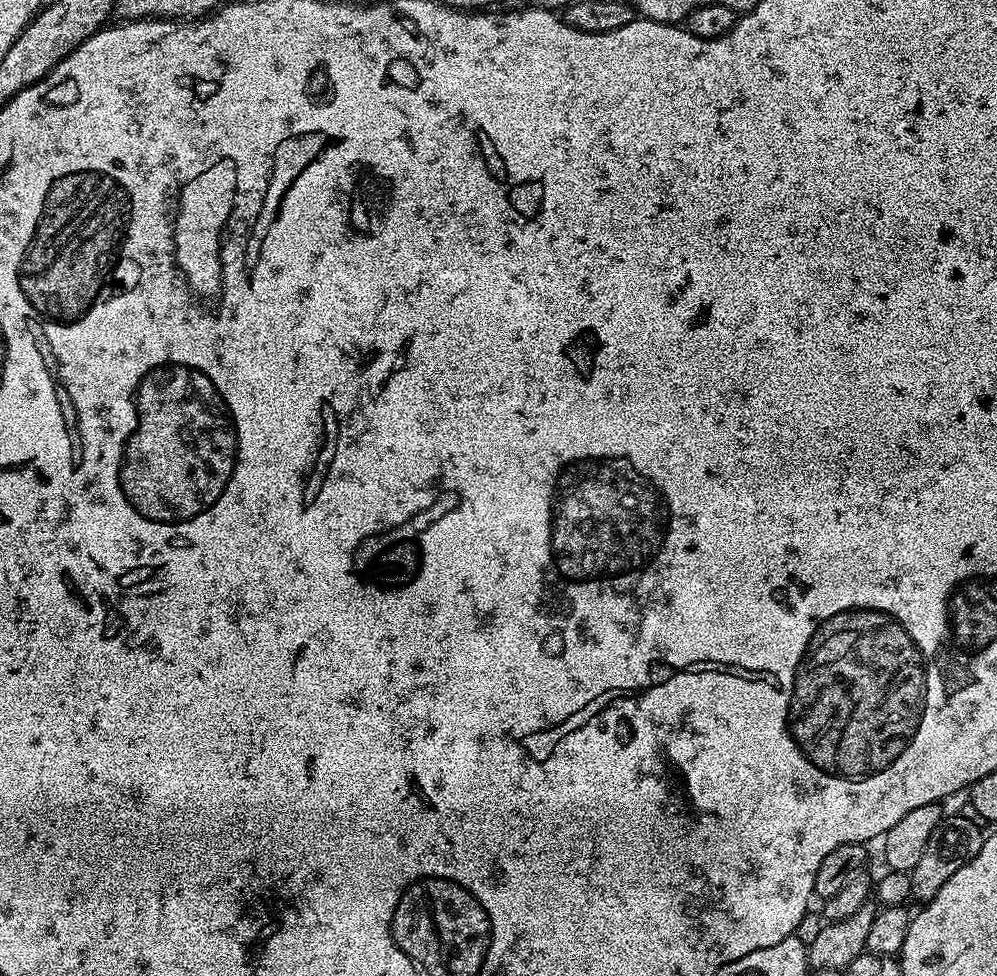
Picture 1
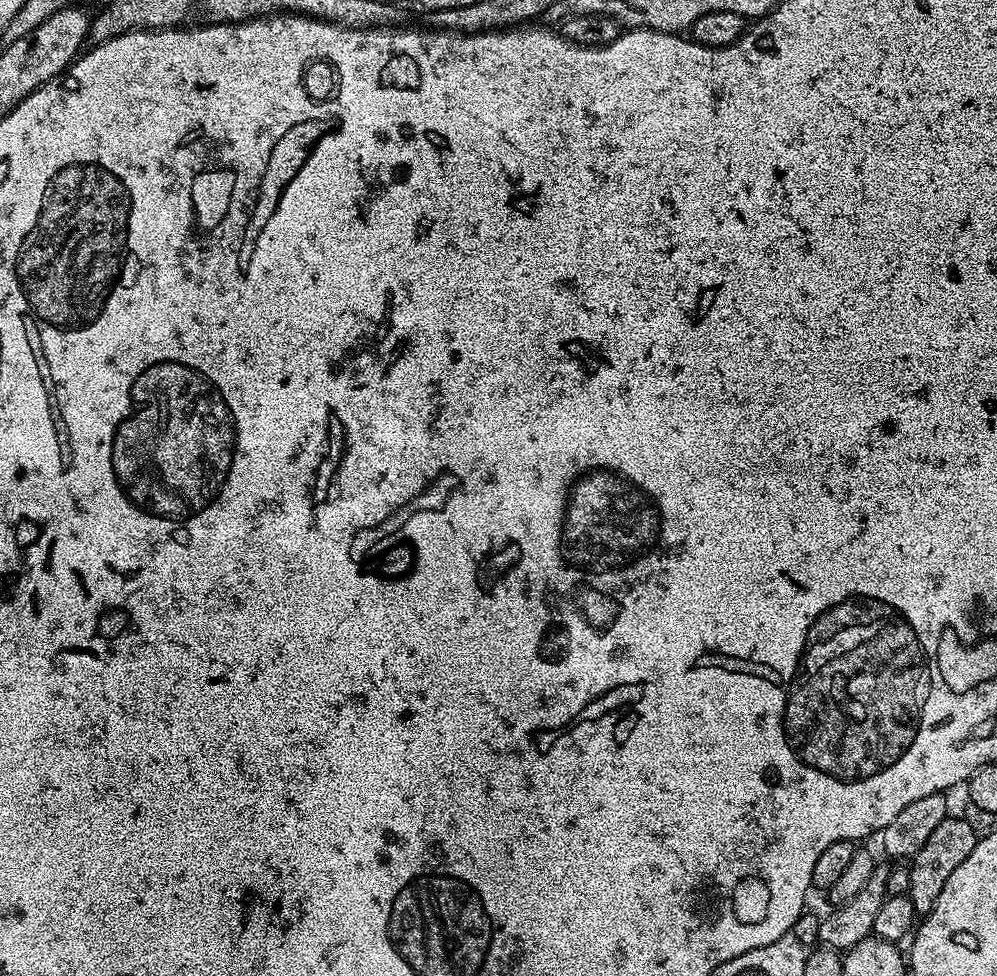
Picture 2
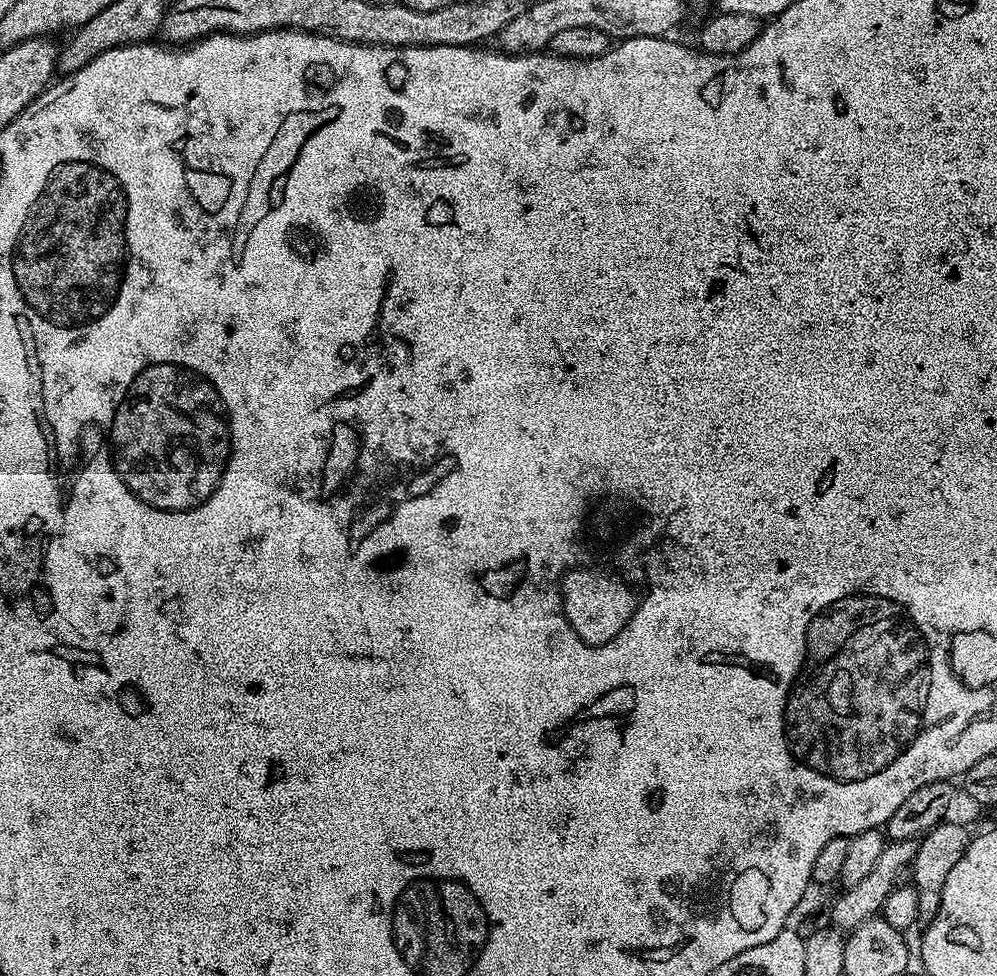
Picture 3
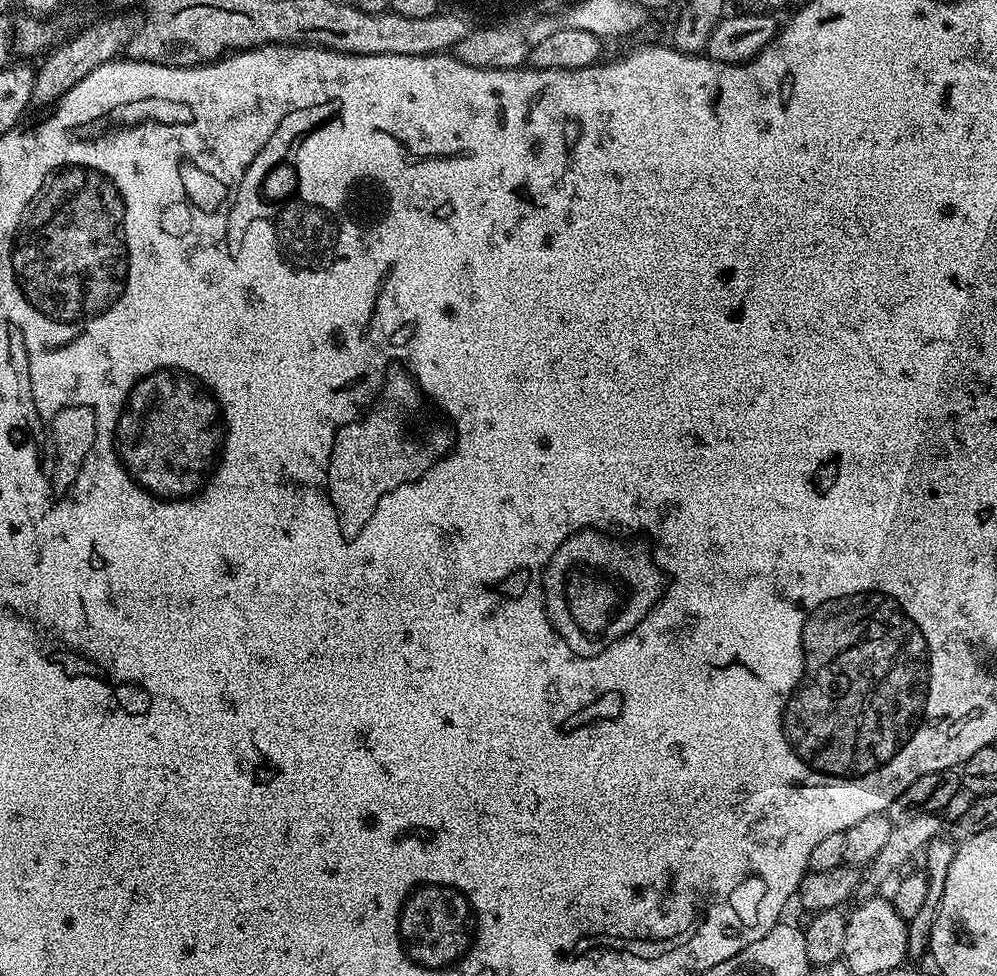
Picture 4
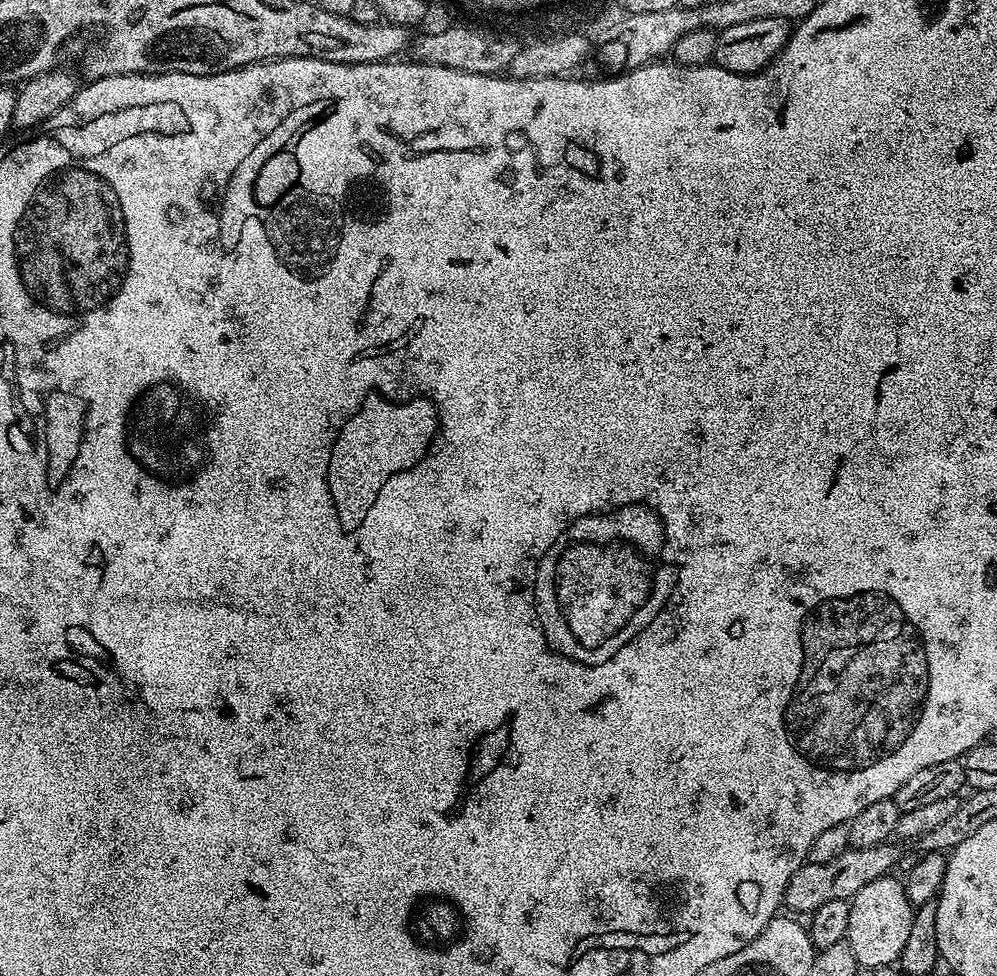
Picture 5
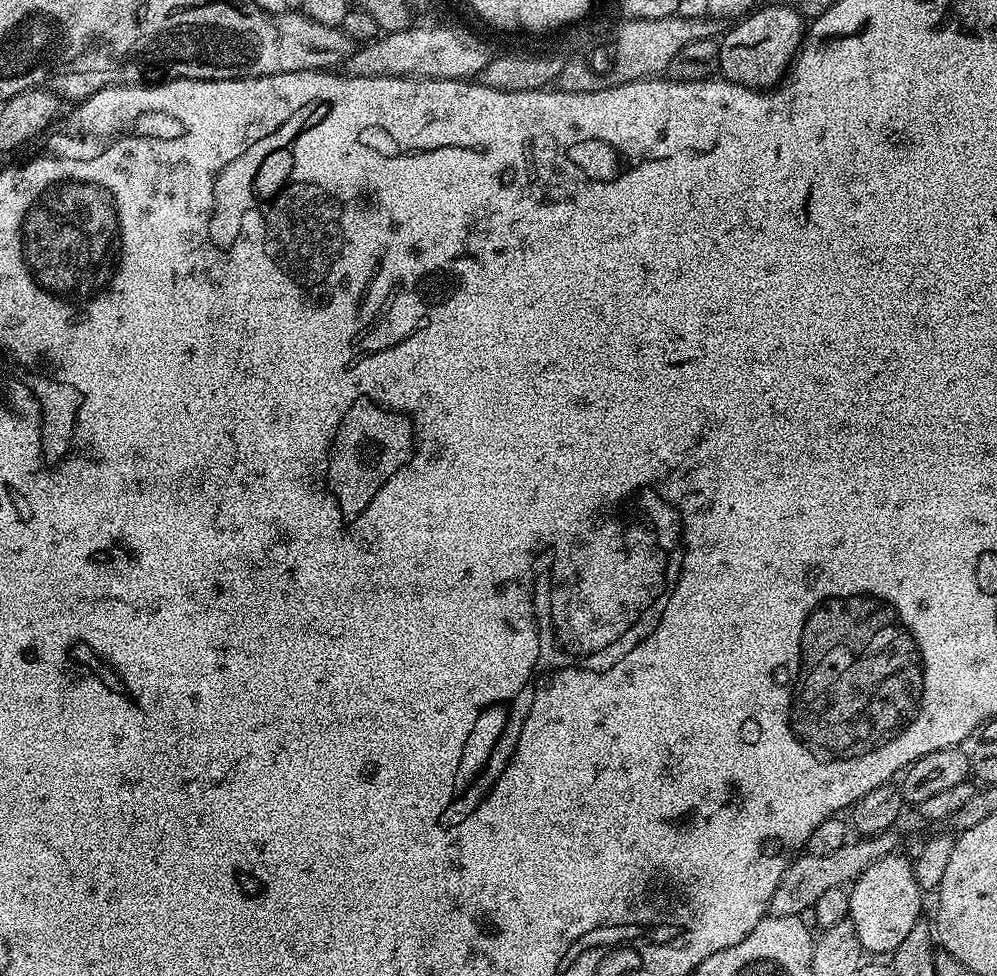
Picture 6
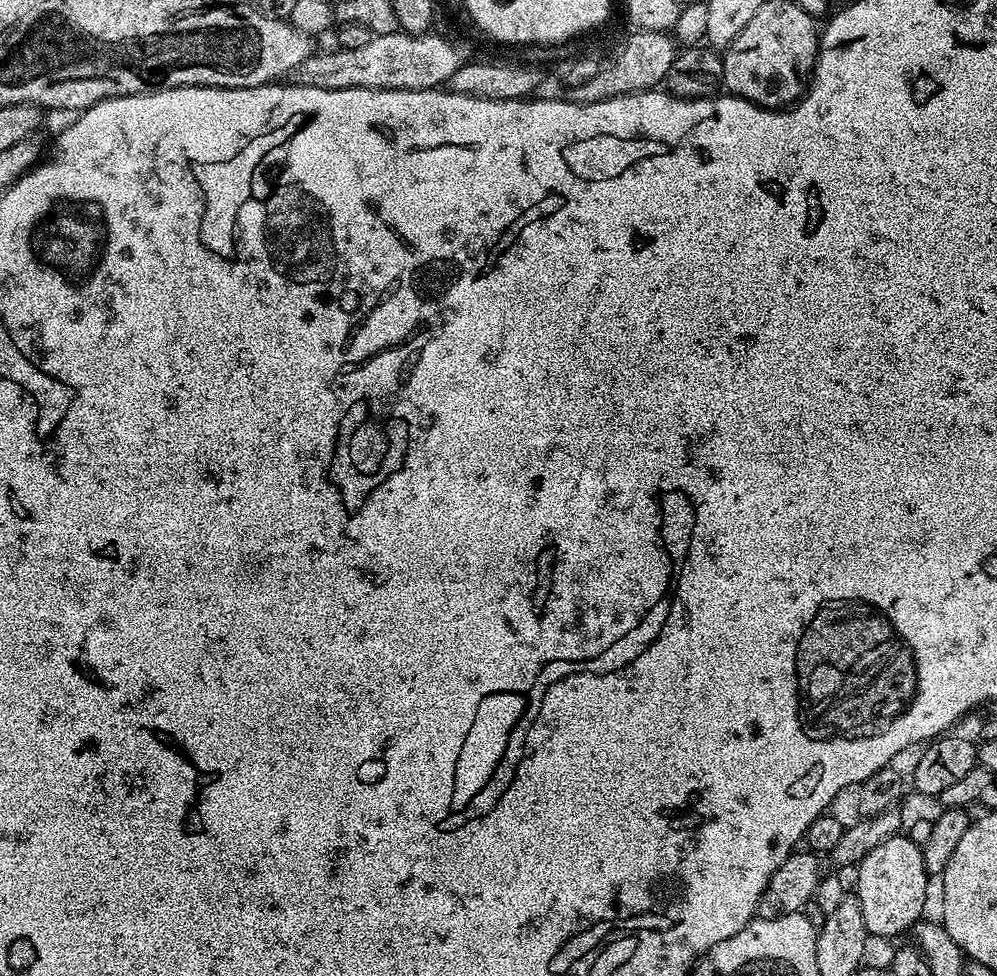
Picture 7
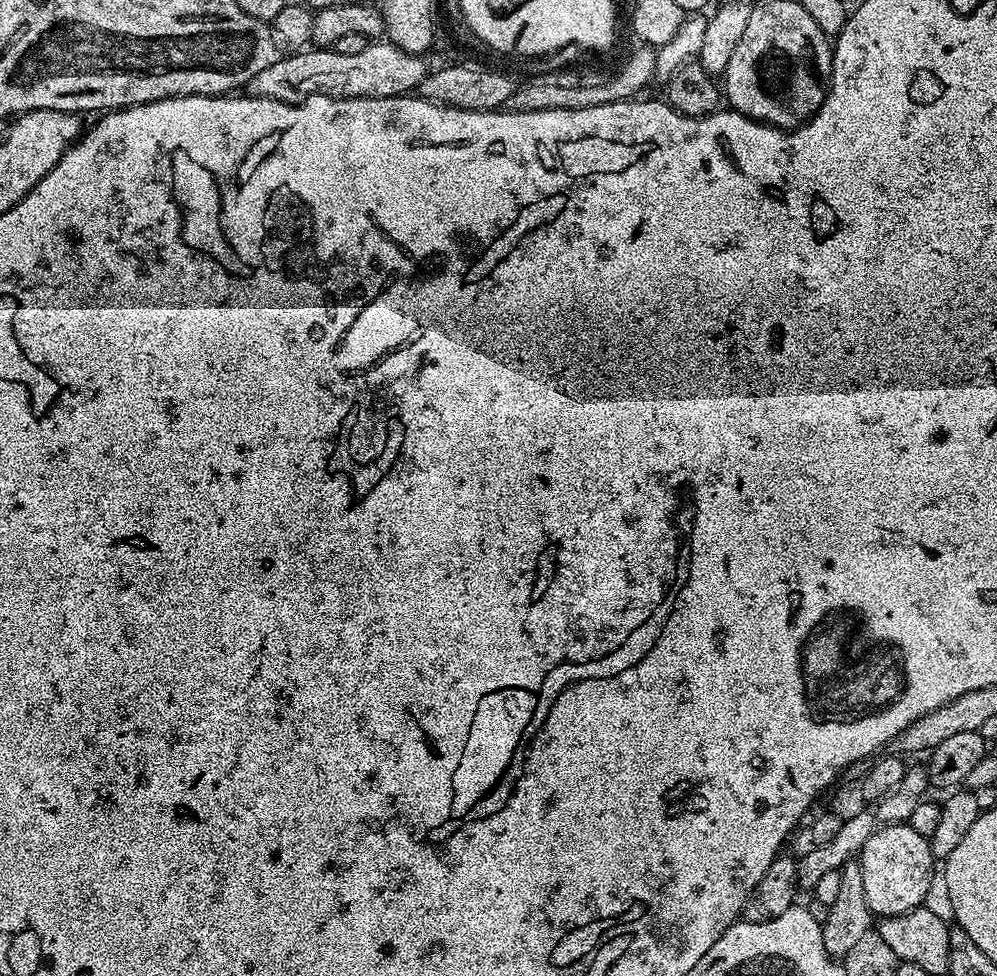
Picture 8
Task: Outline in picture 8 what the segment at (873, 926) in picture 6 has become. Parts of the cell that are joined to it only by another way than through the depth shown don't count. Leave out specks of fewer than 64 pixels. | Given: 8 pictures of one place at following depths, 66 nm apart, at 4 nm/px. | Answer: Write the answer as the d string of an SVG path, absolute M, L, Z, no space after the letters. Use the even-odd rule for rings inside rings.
M908 822L888 824L870 834L858 859L866 889L866 902L873 917L901 916L927 901L924 899L932 888L932 845L929 837L918 834Z

